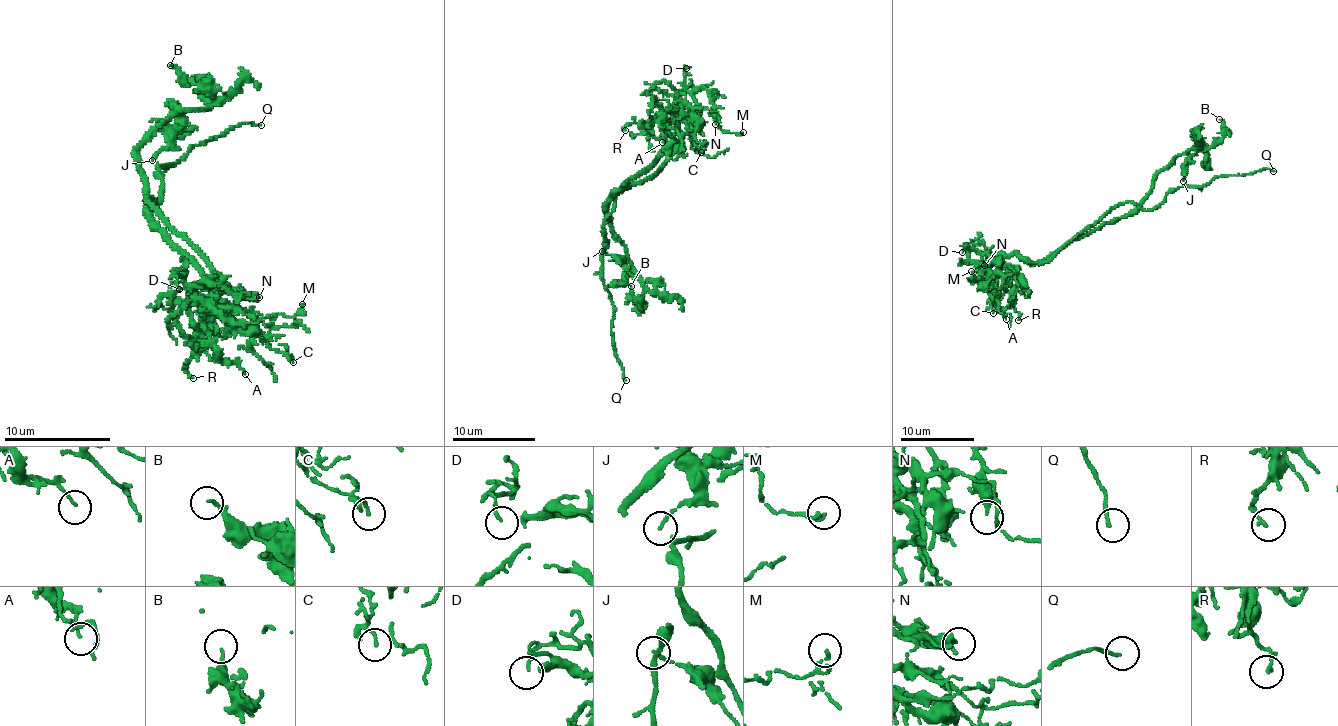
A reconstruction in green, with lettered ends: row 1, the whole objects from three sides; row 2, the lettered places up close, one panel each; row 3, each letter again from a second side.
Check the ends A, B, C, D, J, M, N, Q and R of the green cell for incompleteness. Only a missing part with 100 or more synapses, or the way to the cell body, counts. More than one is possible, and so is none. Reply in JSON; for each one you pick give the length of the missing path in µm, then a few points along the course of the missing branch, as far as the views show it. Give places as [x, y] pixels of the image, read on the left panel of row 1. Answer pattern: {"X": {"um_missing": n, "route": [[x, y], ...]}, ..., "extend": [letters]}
{"Q": {"um_missing": 35, "route": [[261, 125], [255, 132], [214, 141], [156, 164], [120, 172], [71, 175], [30, 169]]}, "extend": ["Q"]}

